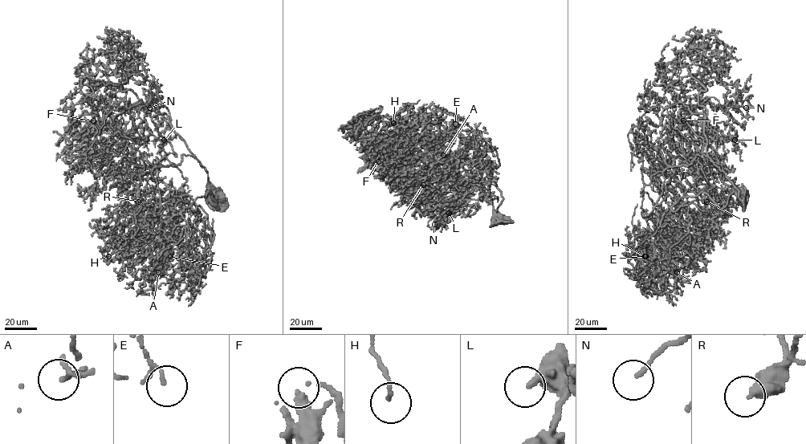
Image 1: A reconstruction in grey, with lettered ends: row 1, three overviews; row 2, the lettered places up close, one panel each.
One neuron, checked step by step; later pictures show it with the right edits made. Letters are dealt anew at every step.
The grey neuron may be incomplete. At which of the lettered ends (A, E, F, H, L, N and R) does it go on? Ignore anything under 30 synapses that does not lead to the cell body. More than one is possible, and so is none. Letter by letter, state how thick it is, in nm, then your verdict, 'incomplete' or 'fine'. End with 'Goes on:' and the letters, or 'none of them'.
A: calibre 120 nm; fine
E: calibre 90 nm; fine
F: calibre 400 nm; incomplete
H: calibre 110 nm; fine
L: calibre 260 nm; fine
N: calibre 140 nm; incomplete
R: calibre 280 nm; fine
Goes on: F, N

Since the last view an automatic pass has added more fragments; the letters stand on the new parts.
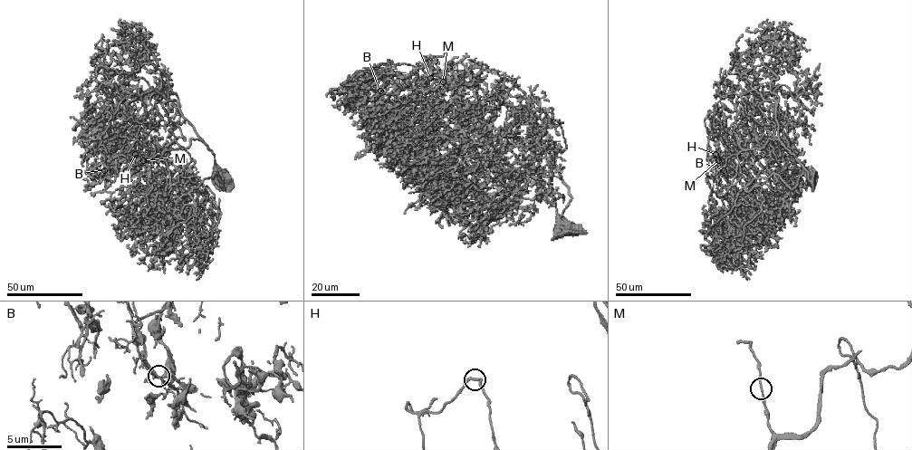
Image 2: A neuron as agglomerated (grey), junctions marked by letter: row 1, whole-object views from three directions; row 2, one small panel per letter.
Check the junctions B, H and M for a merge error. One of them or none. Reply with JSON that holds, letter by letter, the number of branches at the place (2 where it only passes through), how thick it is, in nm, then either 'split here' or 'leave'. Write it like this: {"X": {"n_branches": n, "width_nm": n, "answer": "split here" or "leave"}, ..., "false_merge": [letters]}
{"B": {"n_branches": 3, "width_nm": 190, "answer": "leave"}, "H": {"n_branches": 2, "width_nm": 180, "answer": "leave"}, "M": {"n_branches": 2, "width_nm": 180, "answer": "leave"}, "false_merge": []}

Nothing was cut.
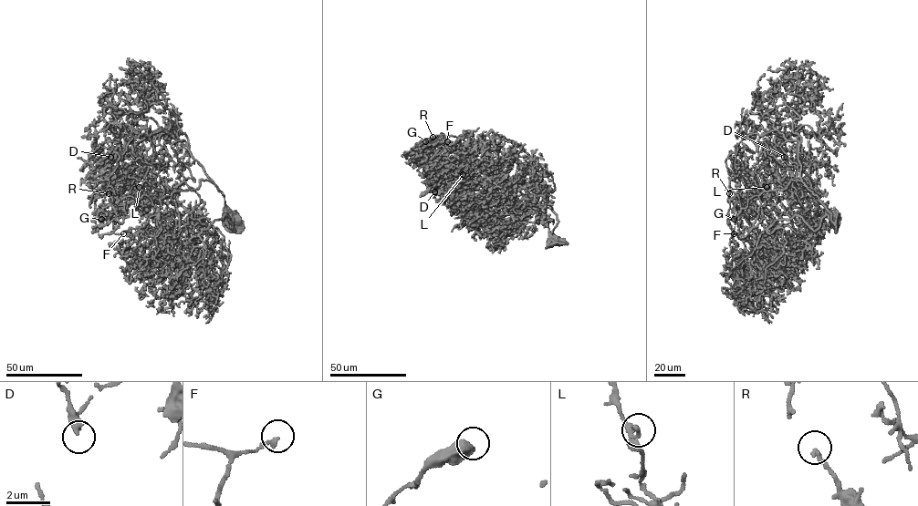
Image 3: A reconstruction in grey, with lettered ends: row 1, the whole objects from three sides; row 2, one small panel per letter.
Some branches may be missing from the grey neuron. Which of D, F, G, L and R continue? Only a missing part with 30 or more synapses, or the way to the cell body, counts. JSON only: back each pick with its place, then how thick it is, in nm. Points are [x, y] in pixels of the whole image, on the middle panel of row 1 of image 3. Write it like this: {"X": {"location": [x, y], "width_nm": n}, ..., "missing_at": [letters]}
{"missing_at": []}

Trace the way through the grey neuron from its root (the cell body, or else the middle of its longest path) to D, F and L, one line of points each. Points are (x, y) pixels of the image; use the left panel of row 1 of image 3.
D: (231, 218), (234, 231), (224, 215), (212, 233), (189, 213), (175, 253), (176, 191), (140, 157), (110, 157)
F: (231, 218), (234, 231), (224, 215), (212, 233), (189, 213), (176, 254), (175, 203), (143, 195), (123, 233)
L: (231, 218), (212, 233), (189, 213), (182, 251), (168, 244), (172, 194), (211, 180), (162, 129), (139, 187)

